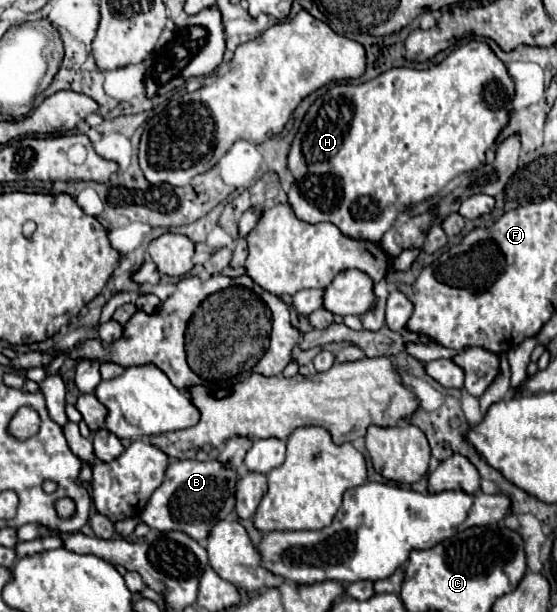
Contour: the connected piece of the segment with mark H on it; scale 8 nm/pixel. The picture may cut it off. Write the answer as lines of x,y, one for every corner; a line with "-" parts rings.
469,41
461,47
457,47
455,51
451,51
439,65
425,69
425,71
417,71
417,69
389,69
385,73
381,73
379,77
361,83
361,85
335,85
331,87
325,95
321,95
307,111
295,139
289,151
289,171
295,177
295,183
289,189
289,205
293,207
295,215
301,221
307,223
321,223
321,221
331,221
335,223
343,235
353,237
353,239
363,239
363,241
373,241
377,243
383,233
397,221
397,217
415,205
421,205
425,201
429,201
431,197
435,197
453,177
457,177
459,173
467,173
477,169
479,165
485,163
485,151
489,147
495,145
501,129
509,123
509,115
513,109
513,97
515,97
515,83
507,73
505,63
491,51
491,47
485,41

